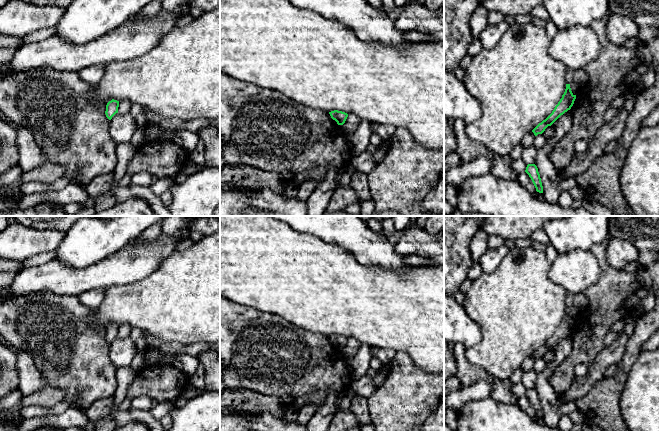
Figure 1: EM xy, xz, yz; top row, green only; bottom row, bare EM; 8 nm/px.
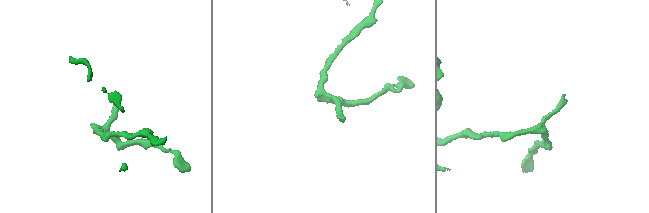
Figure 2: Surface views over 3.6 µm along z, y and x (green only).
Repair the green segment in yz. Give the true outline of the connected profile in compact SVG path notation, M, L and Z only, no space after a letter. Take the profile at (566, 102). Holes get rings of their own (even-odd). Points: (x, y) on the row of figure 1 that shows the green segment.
M585 69L575 70L573 82L566 84L565 92L552 113L532 130L535 136L542 134L548 126L551 126L561 115L571 109L578 90L587 80L588 75Z

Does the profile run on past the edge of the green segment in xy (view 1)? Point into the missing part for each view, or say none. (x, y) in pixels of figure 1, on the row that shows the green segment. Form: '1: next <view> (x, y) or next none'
1: next none

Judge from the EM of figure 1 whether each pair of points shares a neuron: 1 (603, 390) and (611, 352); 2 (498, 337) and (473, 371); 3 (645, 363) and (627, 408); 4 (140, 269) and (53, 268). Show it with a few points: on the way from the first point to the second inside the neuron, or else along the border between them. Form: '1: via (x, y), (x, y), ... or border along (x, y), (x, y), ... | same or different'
1: border along (627, 344), (622, 359), (616, 365) | different
2: border along (465, 347), (465, 357), (469, 361), (497, 378) | different
3: via (645, 374), (645, 390), (638, 397) | same
4: via (118, 269), (99, 276), (75, 276) | same

